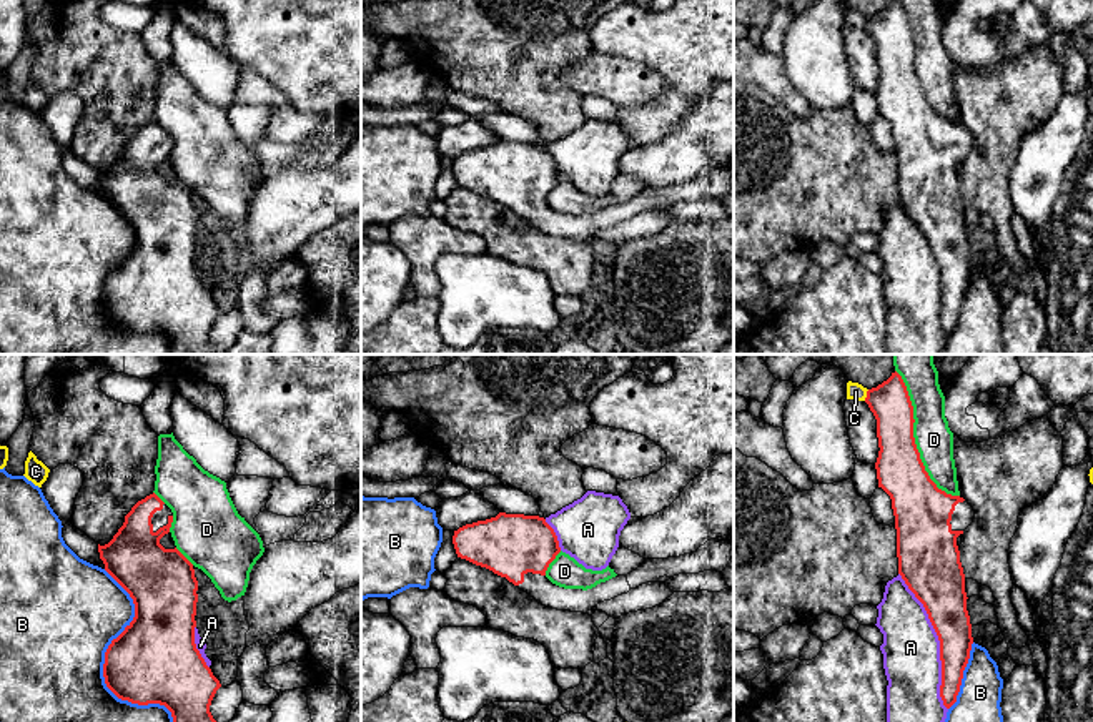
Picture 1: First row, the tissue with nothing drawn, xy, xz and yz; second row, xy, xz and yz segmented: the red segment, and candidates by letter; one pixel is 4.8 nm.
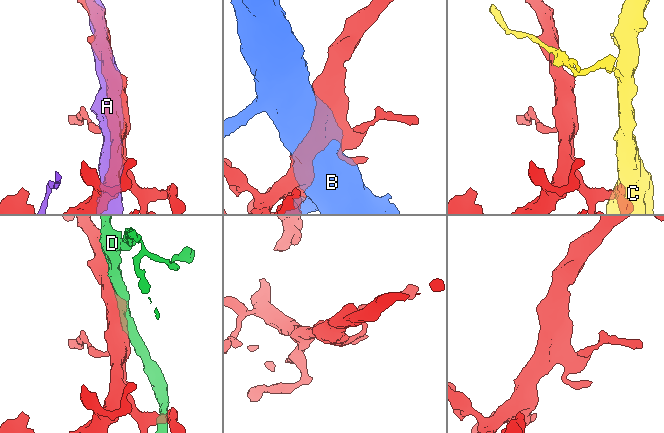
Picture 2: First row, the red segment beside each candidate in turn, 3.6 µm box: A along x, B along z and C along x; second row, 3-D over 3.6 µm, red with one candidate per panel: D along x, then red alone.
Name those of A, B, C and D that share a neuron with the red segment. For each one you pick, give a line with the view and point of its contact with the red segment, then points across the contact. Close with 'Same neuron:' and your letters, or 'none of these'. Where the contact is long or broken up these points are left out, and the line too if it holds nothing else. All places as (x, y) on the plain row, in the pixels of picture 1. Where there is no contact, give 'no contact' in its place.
Same neuron: none of these

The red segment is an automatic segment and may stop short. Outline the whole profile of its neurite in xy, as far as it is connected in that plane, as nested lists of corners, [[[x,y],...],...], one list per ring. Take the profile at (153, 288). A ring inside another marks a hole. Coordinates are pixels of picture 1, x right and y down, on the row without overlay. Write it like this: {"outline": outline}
{"outline": [[[153,120],[131,135],[108,171],[98,171],[105,198],[135,231],[133,248],[105,279],[105,311],[121,328],[165,333],[171,339],[173,354],[223,354],[210,339],[221,311],[195,271],[198,208],[193,191],[176,175],[165,176],[160,171],[171,150],[171,136]]]}

